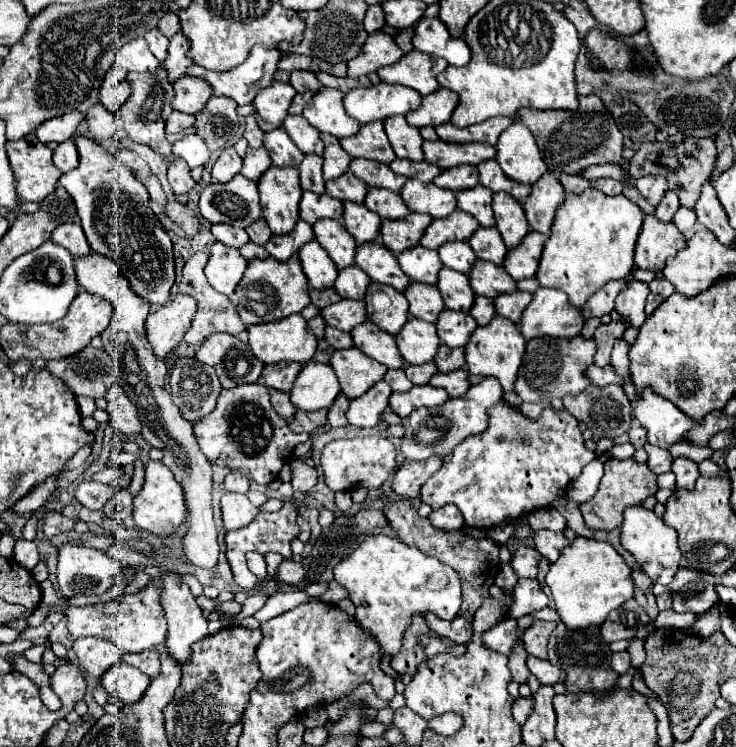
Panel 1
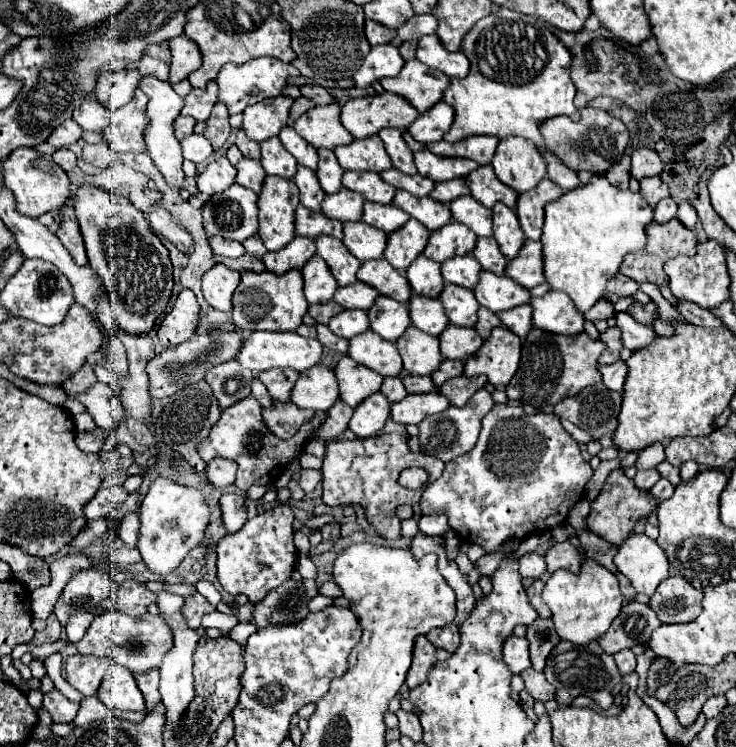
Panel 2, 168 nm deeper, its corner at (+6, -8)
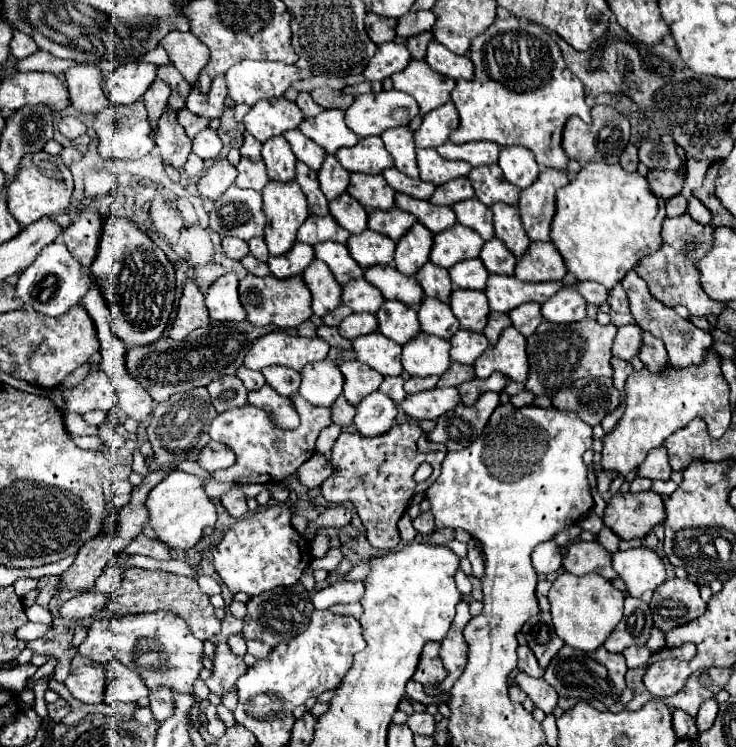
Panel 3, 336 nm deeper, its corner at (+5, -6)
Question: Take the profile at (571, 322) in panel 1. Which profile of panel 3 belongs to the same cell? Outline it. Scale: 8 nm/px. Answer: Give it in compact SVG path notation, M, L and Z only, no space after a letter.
M563 288L541 306L541 312L543 318L549 322L569 324L579 322L587 316L585 306L587 302L583 300L583 296L579 296L579 292L575 292L575 288Z

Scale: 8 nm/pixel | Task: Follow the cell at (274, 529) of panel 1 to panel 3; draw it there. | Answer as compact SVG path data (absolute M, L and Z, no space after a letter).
M273 504L247 518L239 518L217 544L213 558L213 566L223 584L233 594L245 592L247 596L277 586L293 586L313 560L311 544L291 526L291 510L285 504Z

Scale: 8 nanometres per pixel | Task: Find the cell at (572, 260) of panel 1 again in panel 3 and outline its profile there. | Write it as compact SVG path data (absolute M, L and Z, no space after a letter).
M585 164L581 168L581 172L575 176L575 180L571 180L567 186L563 186L559 192L557 192L557 214L553 218L553 224L551 224L551 240L553 244L557 246L557 250L561 252L561 256L565 258L565 266L569 272L573 272L577 276L577 280L595 280L599 284L603 284L605 288L613 288L617 282L623 280L623 276L635 268L635 264L639 264L639 260L643 256L649 256L651 252L659 250L659 244L661 244L661 222L665 220L665 200L661 196L655 196L649 188L649 182L645 176L641 176L639 172L625 172L619 164Z

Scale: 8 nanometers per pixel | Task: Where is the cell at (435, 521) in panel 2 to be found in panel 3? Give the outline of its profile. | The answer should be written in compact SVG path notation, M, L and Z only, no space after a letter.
M421 512L421 514L413 520L413 526L415 526L415 530L417 530L419 534L423 534L423 536L431 534L431 532L435 530L435 522L433 522L431 512Z

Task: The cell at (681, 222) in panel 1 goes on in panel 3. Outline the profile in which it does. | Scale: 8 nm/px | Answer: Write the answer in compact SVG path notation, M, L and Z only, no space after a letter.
M695 196L689 198L689 208L687 208L689 216L695 220L695 222L701 222L701 224L711 224L711 212L703 206L701 200L697 200Z

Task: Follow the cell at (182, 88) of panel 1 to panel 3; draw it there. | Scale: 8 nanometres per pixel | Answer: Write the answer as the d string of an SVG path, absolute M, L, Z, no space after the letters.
M215 76L211 90L207 94L201 94L199 88L193 88L189 98L187 98L187 108L195 112L197 116L205 118L221 118L223 108L225 108L225 98L227 98L227 84L225 76Z

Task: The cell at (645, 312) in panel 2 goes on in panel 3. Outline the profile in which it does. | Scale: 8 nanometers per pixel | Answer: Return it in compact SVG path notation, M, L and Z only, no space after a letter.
M617 284L615 288L609 290L609 298L607 298L611 310L619 312L619 314L629 314L629 300L627 300L627 294L623 292L623 286Z

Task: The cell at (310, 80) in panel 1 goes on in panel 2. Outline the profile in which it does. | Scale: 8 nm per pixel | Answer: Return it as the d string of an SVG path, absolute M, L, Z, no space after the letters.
M302 86L300 92L302 92L304 98L310 98L314 104L330 104L330 102L334 102L334 98L322 86Z

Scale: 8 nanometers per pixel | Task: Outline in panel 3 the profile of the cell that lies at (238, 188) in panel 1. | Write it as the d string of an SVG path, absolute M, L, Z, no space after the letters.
M231 186L211 210L209 226L219 236L237 236L241 240L251 240L263 236L265 214L261 194L255 190L243 190Z

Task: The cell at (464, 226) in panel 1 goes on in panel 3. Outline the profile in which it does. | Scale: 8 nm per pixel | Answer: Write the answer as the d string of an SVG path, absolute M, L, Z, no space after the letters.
M455 224L449 230L435 234L431 262L441 268L451 268L461 260L477 258L483 244L485 240L475 230Z

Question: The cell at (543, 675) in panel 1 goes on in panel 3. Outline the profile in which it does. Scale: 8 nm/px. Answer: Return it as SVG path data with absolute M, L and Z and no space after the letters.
M519 672L515 682L533 700L533 704L537 708L541 708L545 714L553 712L553 708L557 706L557 692L543 678L531 678L531 676L525 676L523 672Z

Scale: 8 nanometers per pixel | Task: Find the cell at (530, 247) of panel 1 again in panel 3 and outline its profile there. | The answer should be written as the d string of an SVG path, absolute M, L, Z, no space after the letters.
M531 242L525 256L515 266L515 276L523 282L561 280L567 274L563 256L551 242Z

